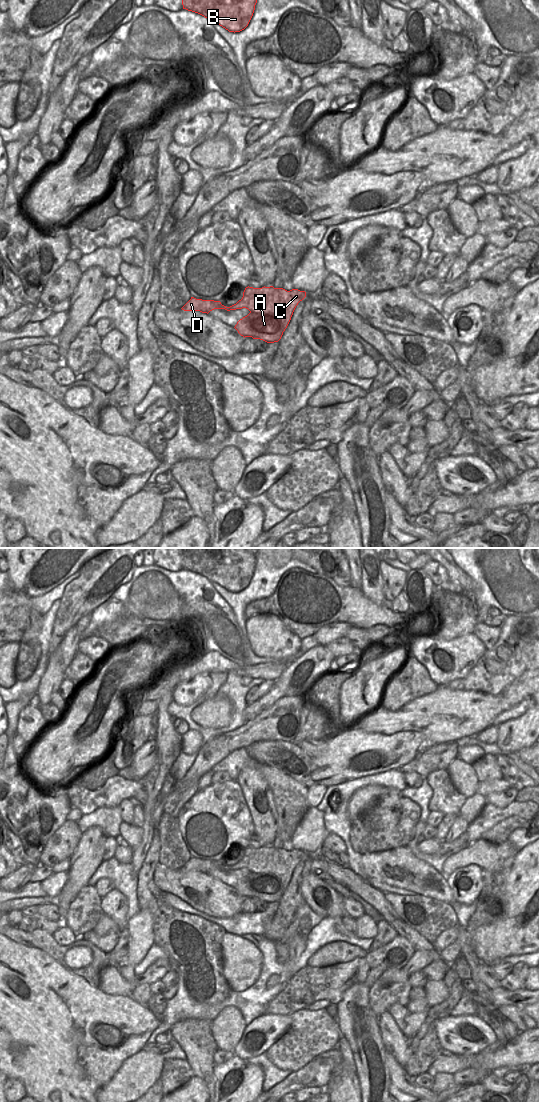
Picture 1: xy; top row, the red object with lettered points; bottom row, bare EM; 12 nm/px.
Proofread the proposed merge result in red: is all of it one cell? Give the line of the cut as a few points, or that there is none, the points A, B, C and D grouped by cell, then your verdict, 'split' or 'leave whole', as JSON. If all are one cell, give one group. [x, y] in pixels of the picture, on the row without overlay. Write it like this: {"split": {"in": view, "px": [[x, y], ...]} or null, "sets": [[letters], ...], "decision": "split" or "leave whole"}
{"split": {"in": "xy", "px": [[250, 871], [271, 872], [275, 874], [281, 883], [283, 891]]}, "sets": [["A"], ["B", "C", "D"]], "decision": "split"}

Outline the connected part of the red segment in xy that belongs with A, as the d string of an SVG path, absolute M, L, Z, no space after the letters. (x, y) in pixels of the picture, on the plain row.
M250 872L234 888L244 898L252 897L267 903L278 902L284 892L279 877L272 873Z

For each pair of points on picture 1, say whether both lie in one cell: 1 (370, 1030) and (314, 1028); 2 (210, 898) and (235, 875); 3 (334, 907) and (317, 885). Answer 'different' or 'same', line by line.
1: different
2: different
3: same

